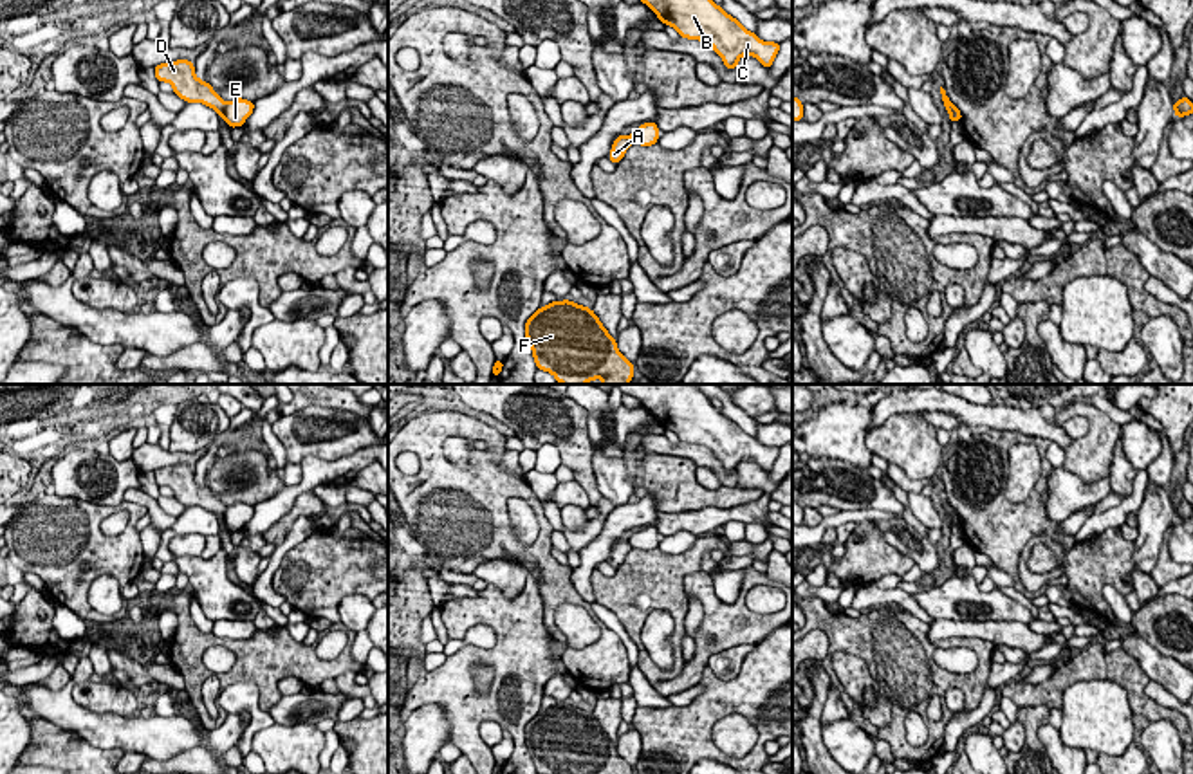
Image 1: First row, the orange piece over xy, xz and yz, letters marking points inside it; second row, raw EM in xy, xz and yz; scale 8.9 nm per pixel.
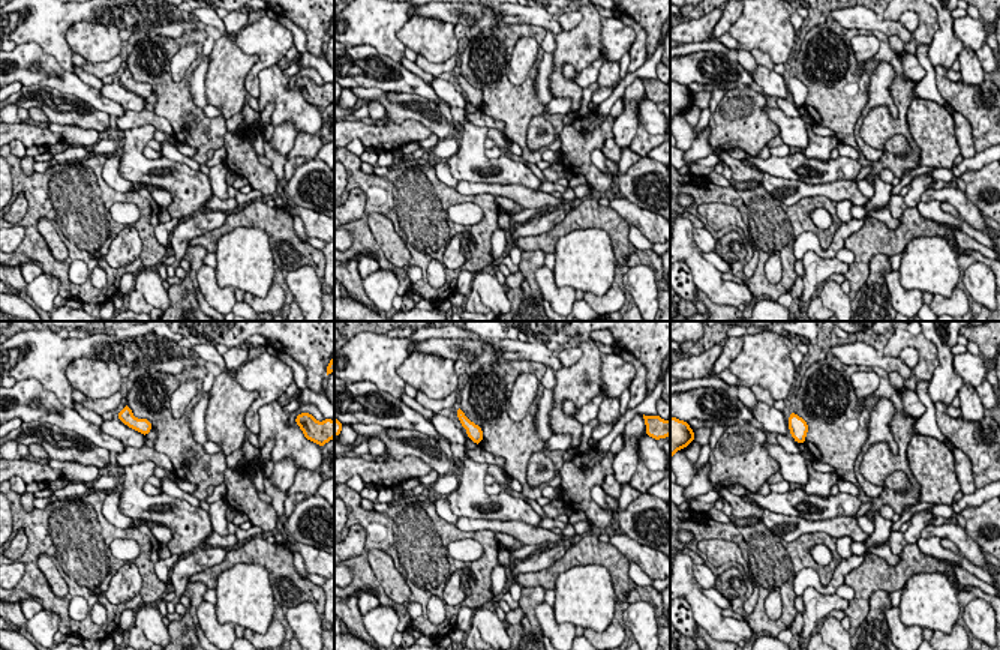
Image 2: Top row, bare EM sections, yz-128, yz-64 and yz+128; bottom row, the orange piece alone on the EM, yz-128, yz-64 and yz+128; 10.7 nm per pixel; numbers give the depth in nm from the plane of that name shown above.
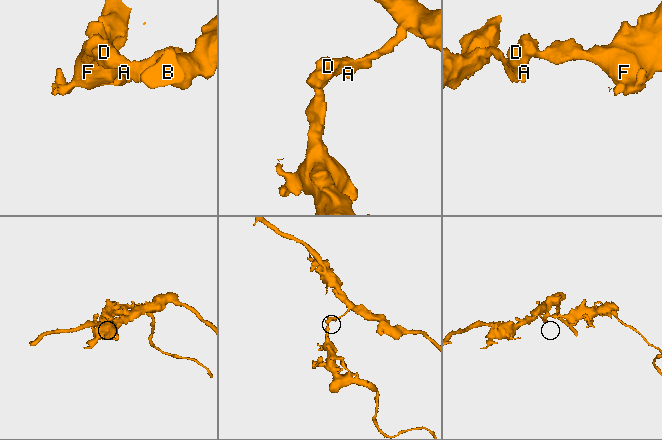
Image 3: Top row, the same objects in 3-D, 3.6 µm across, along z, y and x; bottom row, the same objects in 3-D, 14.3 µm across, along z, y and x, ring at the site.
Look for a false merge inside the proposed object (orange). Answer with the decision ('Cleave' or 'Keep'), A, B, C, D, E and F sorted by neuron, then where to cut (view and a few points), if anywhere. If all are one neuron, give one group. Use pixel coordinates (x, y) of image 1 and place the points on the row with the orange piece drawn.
Cleave. Groups: A D F / B C E. Split along xy (228, 103), (222, 118)

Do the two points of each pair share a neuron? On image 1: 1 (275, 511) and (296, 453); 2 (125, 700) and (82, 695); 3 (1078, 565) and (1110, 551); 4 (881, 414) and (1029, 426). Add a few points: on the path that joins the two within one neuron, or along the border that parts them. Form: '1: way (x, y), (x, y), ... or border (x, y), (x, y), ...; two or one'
1: border (342, 455), (334, 459), (305, 457), (300, 462); two
2: way (114, 699), (92, 695); one
3: way (1085, 565), (1103, 558); one
4: way (917, 403), (948, 403), (968, 414), (993, 415); one

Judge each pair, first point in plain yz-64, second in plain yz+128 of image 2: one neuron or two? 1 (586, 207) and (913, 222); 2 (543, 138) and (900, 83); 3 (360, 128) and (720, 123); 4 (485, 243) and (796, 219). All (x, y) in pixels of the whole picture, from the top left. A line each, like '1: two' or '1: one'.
1: one
2: two
3: one
4: one

